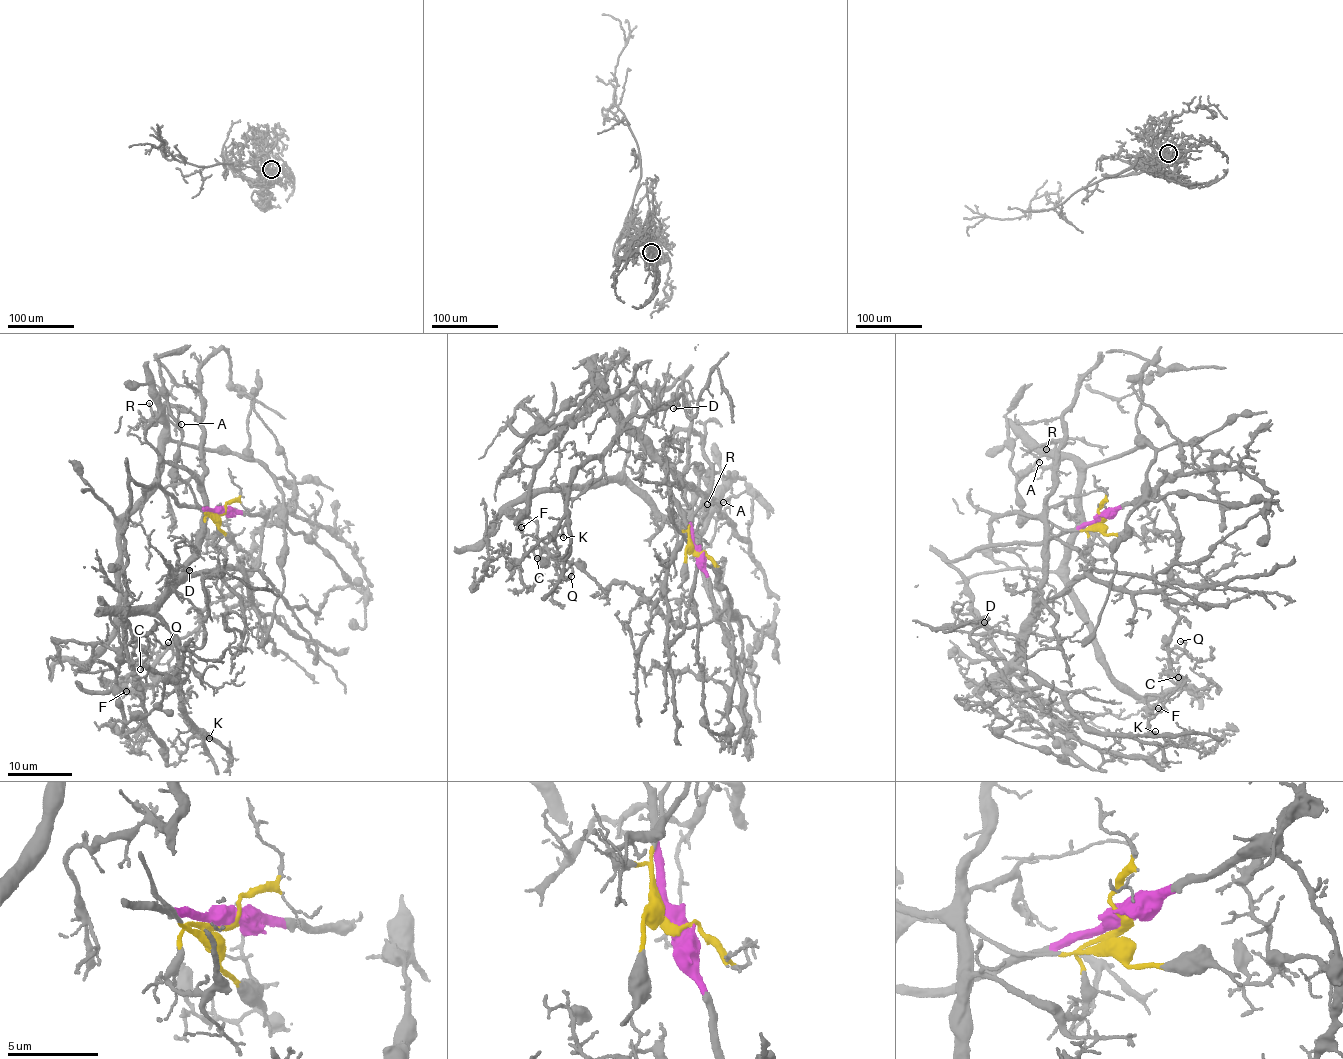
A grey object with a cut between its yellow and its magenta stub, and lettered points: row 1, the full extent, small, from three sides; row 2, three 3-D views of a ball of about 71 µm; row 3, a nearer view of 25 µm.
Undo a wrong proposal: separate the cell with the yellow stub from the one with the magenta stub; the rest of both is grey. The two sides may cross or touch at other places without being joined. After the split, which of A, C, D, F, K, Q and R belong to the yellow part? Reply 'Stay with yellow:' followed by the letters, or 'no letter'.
Stay with yellow: A, D, K, R

